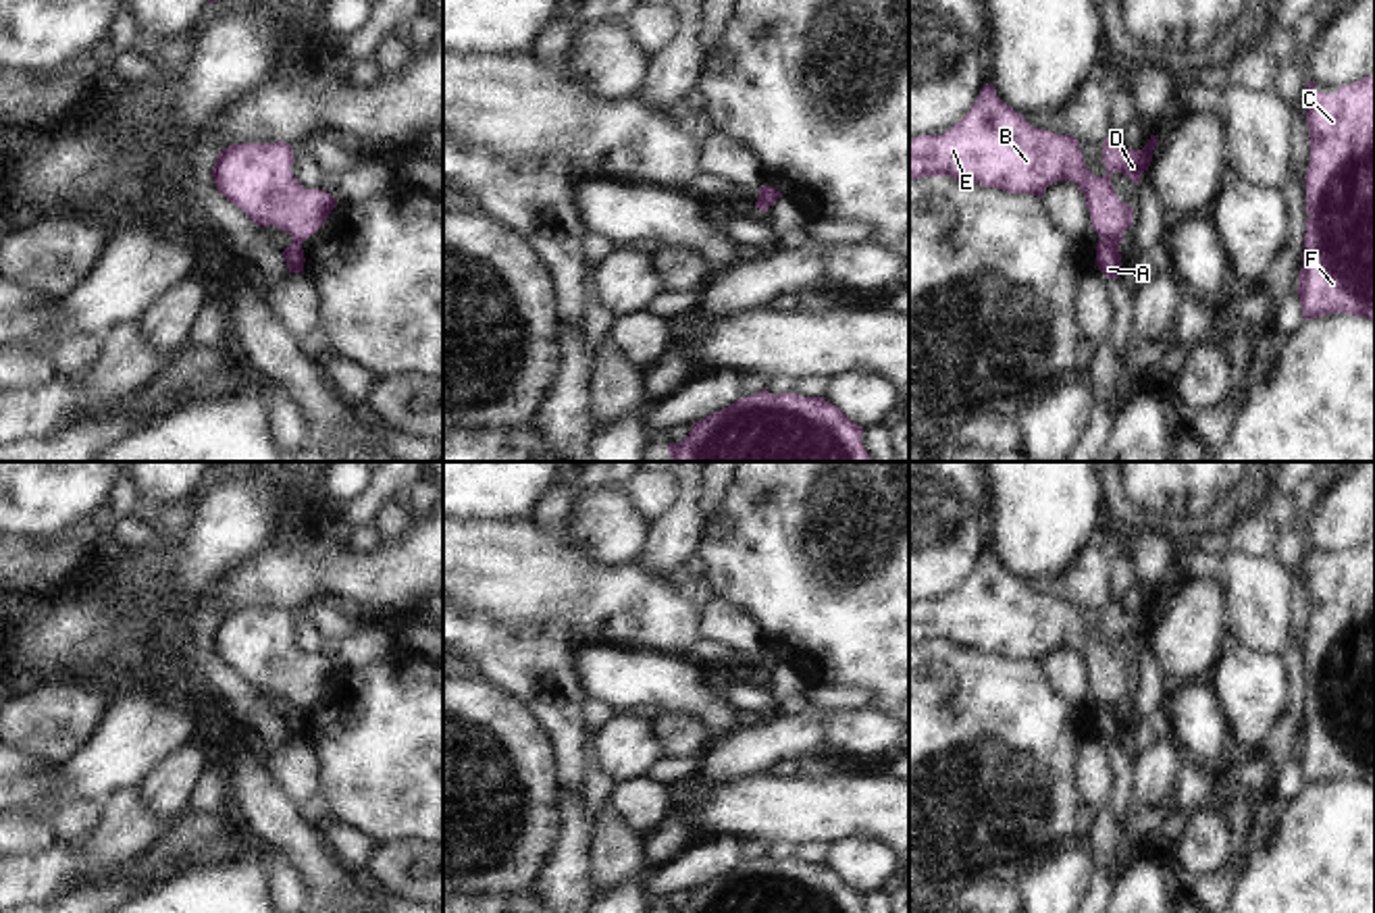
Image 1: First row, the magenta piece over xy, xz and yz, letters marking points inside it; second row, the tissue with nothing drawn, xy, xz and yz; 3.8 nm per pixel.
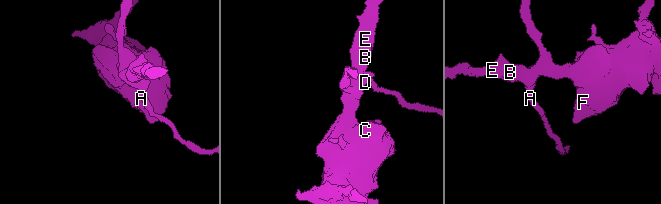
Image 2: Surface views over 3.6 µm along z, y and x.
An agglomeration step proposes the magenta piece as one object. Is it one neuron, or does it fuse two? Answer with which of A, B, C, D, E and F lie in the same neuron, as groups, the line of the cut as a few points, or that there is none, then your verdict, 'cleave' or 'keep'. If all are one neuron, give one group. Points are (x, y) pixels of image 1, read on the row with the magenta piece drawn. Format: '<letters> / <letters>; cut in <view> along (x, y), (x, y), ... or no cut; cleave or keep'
A / B C D E F; cut in yz along (1101, 240), (1118, 246); cleave

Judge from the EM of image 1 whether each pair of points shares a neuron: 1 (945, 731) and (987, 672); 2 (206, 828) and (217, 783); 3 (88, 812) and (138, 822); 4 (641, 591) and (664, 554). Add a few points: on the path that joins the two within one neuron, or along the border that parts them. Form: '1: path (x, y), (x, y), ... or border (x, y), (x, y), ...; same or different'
1: path (960, 718), (987, 687); same
2: border (186, 810), (217, 814); different
3: border (102, 805), (100, 820), (69, 845); different
4: border (639, 566), (666, 581); different

